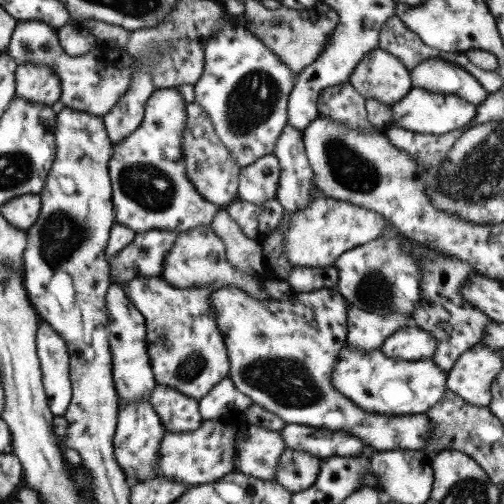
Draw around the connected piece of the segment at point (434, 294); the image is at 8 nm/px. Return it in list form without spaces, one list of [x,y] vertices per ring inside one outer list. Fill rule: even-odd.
[[[408,244],[408,250],[414,257],[422,259],[424,274],[422,274],[420,288],[422,298],[427,303],[425,306],[420,306],[419,310],[414,311],[413,319],[418,327],[436,337],[438,346],[436,346],[436,352],[431,359],[438,365],[438,368],[442,368],[447,373],[463,352],[472,349],[476,343],[480,343],[484,336],[484,328],[493,321],[486,313],[482,312],[482,309],[474,307],[462,295],[462,286],[474,274],[478,274],[478,271],[472,265],[468,265],[468,261],[437,256],[434,251],[417,244]]]

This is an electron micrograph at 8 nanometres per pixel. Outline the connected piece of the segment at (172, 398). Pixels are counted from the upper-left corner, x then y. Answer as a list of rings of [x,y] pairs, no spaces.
[[[156,383],[149,401],[168,432],[194,432],[202,425],[199,400],[172,387]]]

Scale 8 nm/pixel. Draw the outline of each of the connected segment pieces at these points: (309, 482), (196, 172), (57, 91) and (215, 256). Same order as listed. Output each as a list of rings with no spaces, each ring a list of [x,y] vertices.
[[[287,449],[282,454],[274,480],[291,494],[298,493],[313,486],[320,470],[320,459],[317,457]]]
[[[195,102],[186,106],[186,130],[182,136],[182,154],[186,163],[186,174],[198,194],[221,208],[226,208],[230,202],[237,199],[240,165],[230,156],[230,151],[218,138],[207,112]]]
[[[22,63],[15,72],[15,92],[16,97],[51,105],[61,97],[61,81],[50,65]]]
[[[198,227],[186,232],[178,233],[170,252],[166,253],[161,280],[178,288],[212,287],[218,290],[228,285],[234,285],[246,291],[256,299],[270,299],[264,290],[263,278],[252,278],[240,270],[236,270],[226,256],[226,247],[219,236],[216,236],[211,227]]]

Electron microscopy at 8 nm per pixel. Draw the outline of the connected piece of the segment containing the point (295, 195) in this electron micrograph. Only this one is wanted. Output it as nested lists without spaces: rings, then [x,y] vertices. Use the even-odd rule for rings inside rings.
[[[286,124],[278,136],[273,154],[278,159],[281,168],[276,200],[282,204],[286,220],[290,223],[290,216],[304,210],[304,208],[308,208],[315,199],[314,193],[312,193],[314,173],[306,156],[302,131]]]

